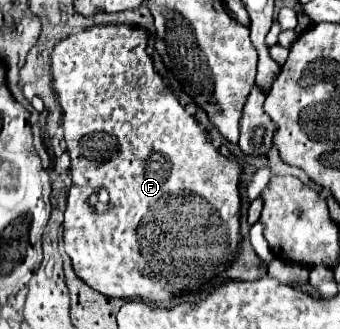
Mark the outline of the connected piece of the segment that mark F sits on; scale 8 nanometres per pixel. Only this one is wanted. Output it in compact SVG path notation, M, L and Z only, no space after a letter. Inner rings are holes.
M102 25L92 27L82 33L76 33L68 39L62 39L56 49L52 51L52 75L54 75L54 91L58 97L60 107L64 109L64 121L62 121L62 139L66 143L66 151L70 155L70 177L72 187L68 191L68 203L66 203L66 215L64 215L64 247L68 257L72 259L72 267L76 275L96 289L98 293L106 297L122 297L132 299L140 297L146 303L152 305L164 305L164 295L178 293L182 289L198 289L206 281L206 265L224 265L228 267L234 259L234 253L240 245L240 195L238 195L238 181L242 175L242 169L238 163L228 161L222 157L214 145L208 141L204 129L196 123L192 115L184 111L184 107L178 103L178 99L172 93L162 93L166 83L156 73L152 59L146 51L148 43L148 31L128 27L128 25ZM100 189L106 189L110 193L110 205L104 213L96 213L96 209L90 205L90 195L98 193Z

